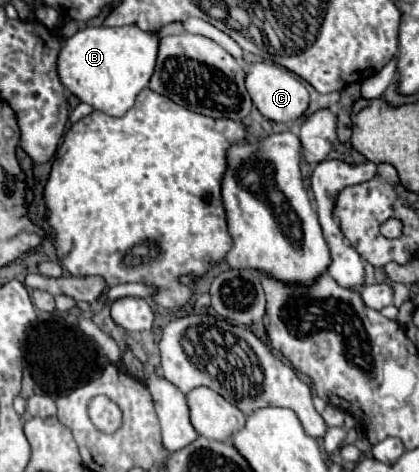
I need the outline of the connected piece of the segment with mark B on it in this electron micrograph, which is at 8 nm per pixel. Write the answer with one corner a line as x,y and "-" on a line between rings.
88,26
68,38
58,54
58,76
64,87
82,102
108,116
120,118
148,86
158,56
158,36
138,26

